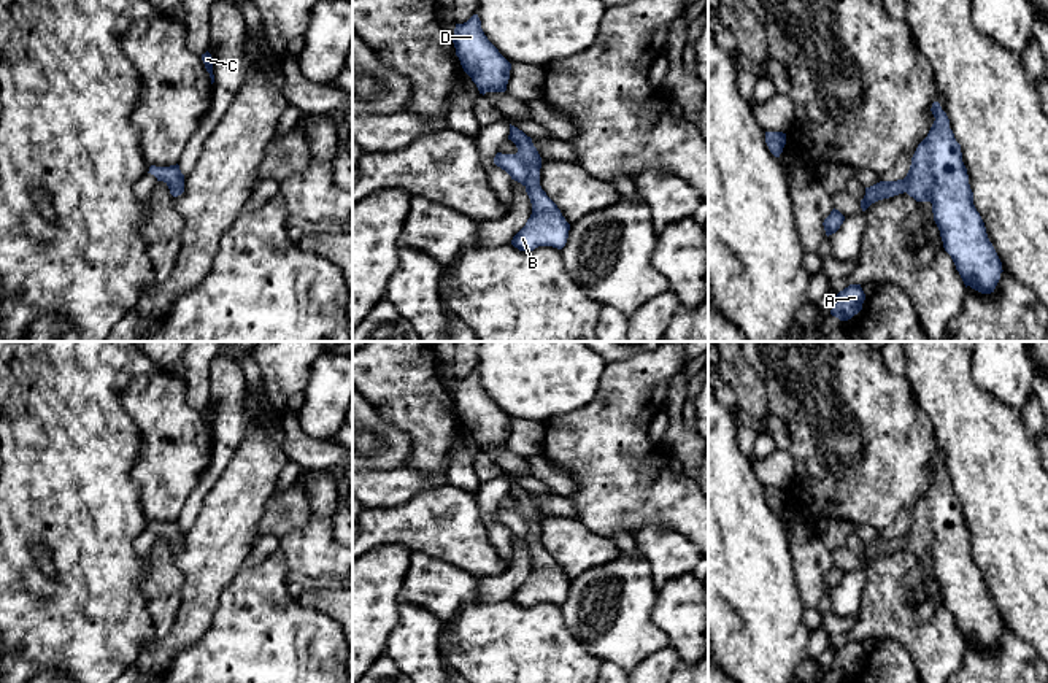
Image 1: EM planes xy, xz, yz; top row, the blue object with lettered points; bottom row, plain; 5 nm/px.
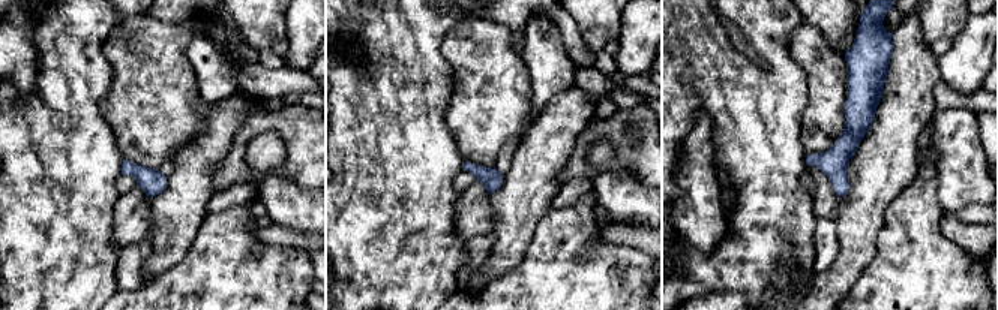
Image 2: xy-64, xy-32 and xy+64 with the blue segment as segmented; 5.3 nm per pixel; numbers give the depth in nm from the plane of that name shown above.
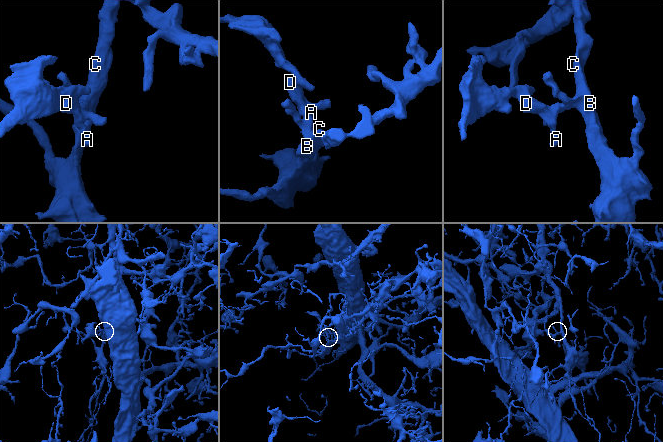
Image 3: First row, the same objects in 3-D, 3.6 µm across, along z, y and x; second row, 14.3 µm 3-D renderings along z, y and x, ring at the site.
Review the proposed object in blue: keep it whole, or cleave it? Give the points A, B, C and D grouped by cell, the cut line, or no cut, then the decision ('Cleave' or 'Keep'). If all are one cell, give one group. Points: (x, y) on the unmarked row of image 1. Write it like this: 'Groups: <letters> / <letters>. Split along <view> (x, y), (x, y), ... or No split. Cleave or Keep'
Groups: A B C D. No split. Keep

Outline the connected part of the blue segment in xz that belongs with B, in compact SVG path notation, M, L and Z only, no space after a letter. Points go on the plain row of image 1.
M511 480L508 496L516 500L518 508L497 508L494 519L526 543L532 559L532 570L513 592L511 600L519 607L534 607L538 602L562 605L568 594L570 580L540 542L541 513L532 494Z

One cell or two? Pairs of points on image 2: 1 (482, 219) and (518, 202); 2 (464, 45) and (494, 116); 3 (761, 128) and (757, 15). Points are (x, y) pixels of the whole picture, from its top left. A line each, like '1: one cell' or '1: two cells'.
1: two cells
2: one cell
3: one cell

